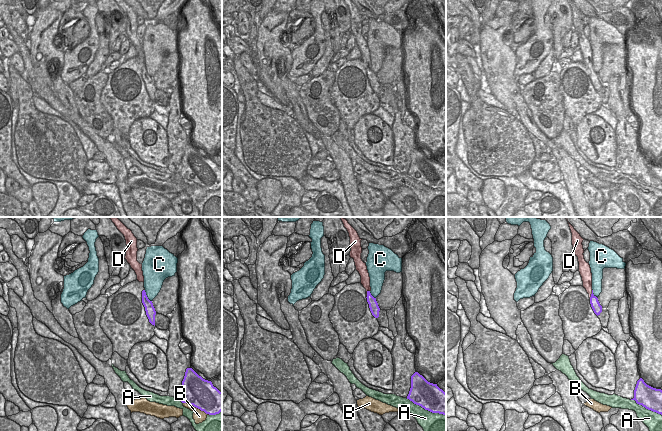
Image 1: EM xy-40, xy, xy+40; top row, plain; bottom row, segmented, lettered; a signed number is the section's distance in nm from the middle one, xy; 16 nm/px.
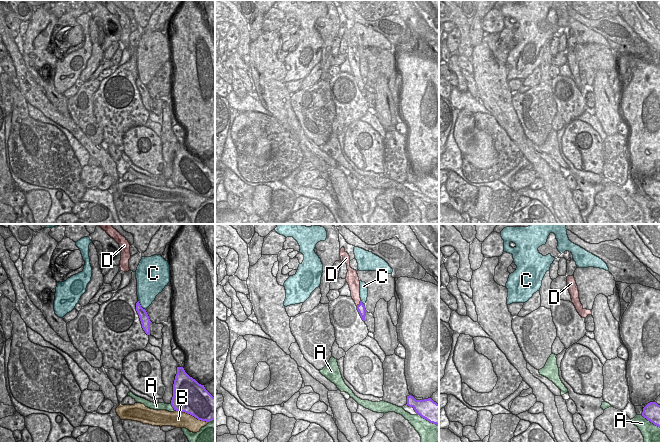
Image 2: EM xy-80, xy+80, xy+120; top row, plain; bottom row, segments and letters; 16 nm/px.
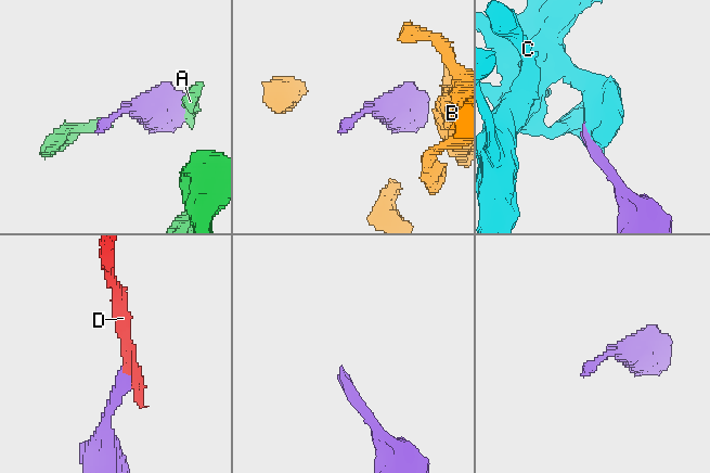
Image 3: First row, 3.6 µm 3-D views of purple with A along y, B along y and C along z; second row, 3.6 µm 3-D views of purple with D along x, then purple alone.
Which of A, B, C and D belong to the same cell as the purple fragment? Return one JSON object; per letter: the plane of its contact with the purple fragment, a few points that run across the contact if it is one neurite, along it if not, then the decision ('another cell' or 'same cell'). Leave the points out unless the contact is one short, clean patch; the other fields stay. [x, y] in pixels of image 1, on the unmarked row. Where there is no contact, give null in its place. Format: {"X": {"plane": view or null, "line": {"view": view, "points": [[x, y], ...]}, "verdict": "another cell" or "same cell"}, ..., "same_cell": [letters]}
{"A": {"plane": "xy", "verdict": "another cell"}, "B": {"plane": "xy-40", "verdict": "another cell"}, "C": {"plane": "xy-40", "verdict": "another cell"}, "D": {"plane": "xy", "line": {"view": "xy", "points": [[373, 81], [367, 70], [365, 55]]}, "verdict": "same cell"}, "same_cell": ["D"]}

